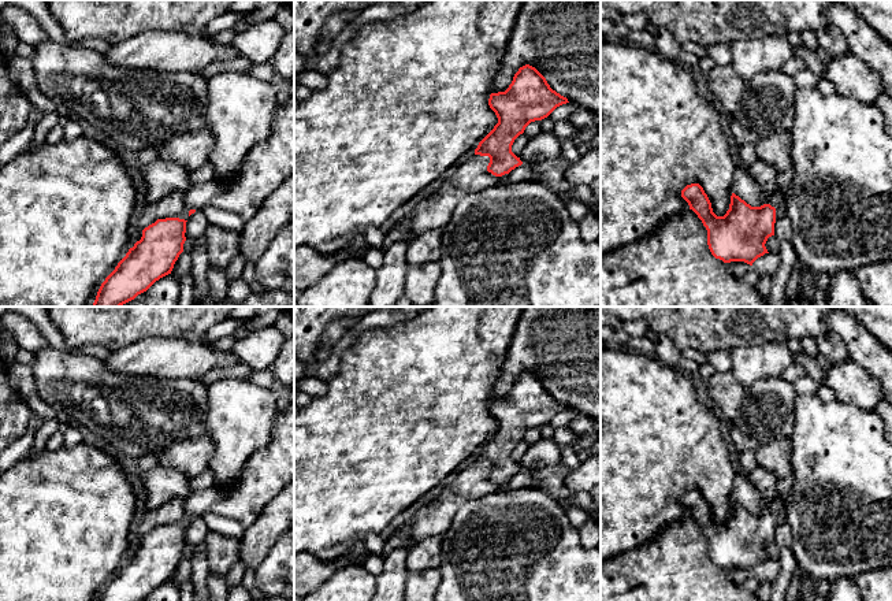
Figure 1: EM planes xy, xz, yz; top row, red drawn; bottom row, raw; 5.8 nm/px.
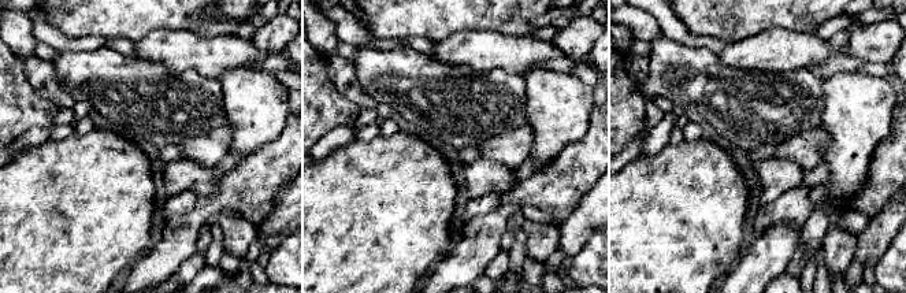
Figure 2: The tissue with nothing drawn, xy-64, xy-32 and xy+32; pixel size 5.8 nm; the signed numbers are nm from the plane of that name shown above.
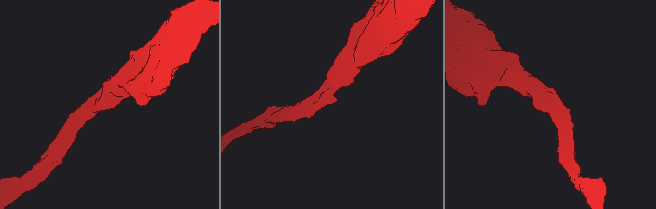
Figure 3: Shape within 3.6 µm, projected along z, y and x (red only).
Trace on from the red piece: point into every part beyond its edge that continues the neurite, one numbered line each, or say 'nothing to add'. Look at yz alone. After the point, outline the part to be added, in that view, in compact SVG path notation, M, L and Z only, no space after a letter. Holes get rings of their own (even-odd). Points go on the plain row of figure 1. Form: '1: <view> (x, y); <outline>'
1: yz (775, 505); M780 496L769 502L769 511L776 515L784 505L785 502Z

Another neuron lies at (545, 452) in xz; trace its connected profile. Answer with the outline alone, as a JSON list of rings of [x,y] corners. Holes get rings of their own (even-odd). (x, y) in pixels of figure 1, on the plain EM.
[[[542,438],[539,442],[528,446],[520,467],[532,470],[555,464],[561,461],[561,448],[553,438]]]

